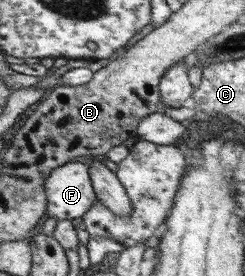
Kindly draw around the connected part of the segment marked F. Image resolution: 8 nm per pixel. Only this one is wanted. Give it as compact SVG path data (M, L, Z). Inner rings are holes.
M84 159L57 168L45 184L48 217L57 220L83 218L98 201L92 172Z

